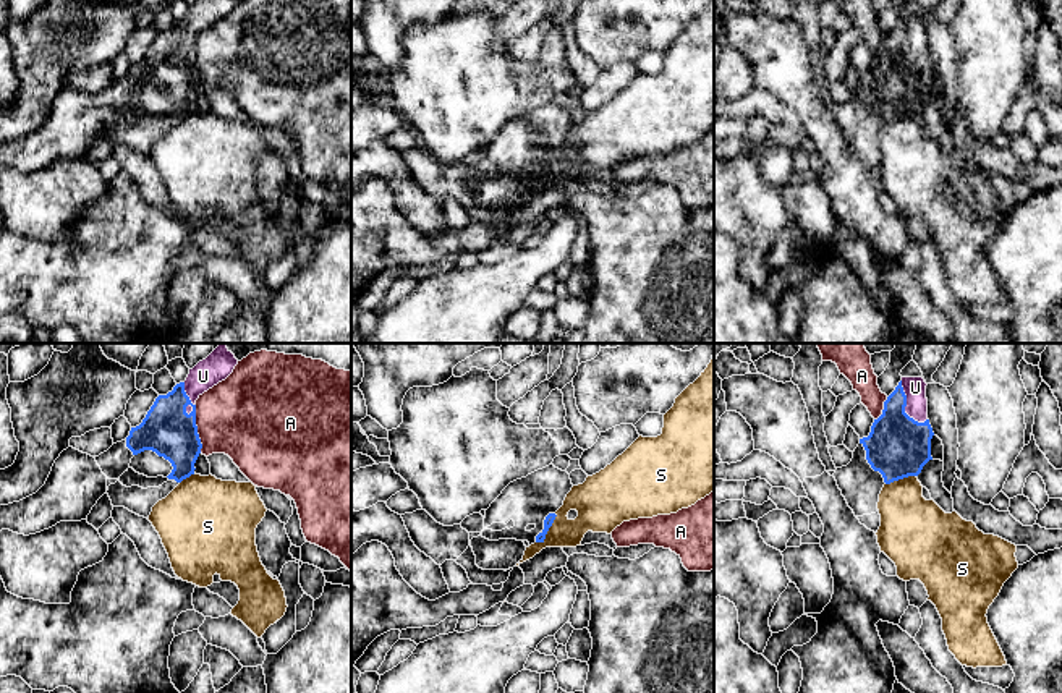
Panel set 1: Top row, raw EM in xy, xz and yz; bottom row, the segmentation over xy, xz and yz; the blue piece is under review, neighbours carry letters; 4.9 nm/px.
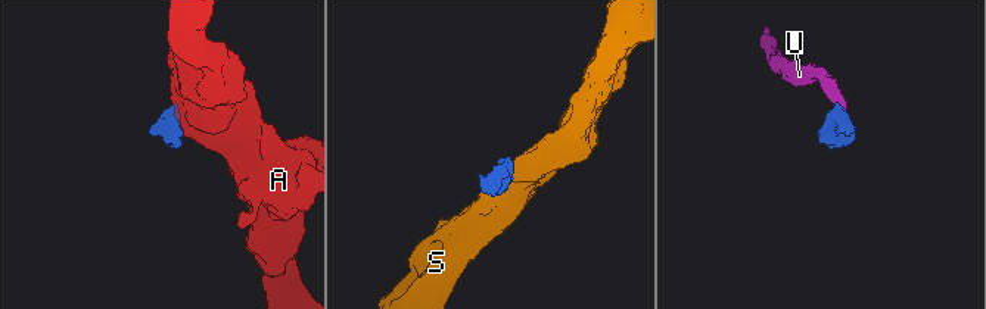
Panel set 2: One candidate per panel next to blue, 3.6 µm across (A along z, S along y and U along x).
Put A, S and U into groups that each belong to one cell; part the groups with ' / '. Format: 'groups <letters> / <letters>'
groups A / S / U

